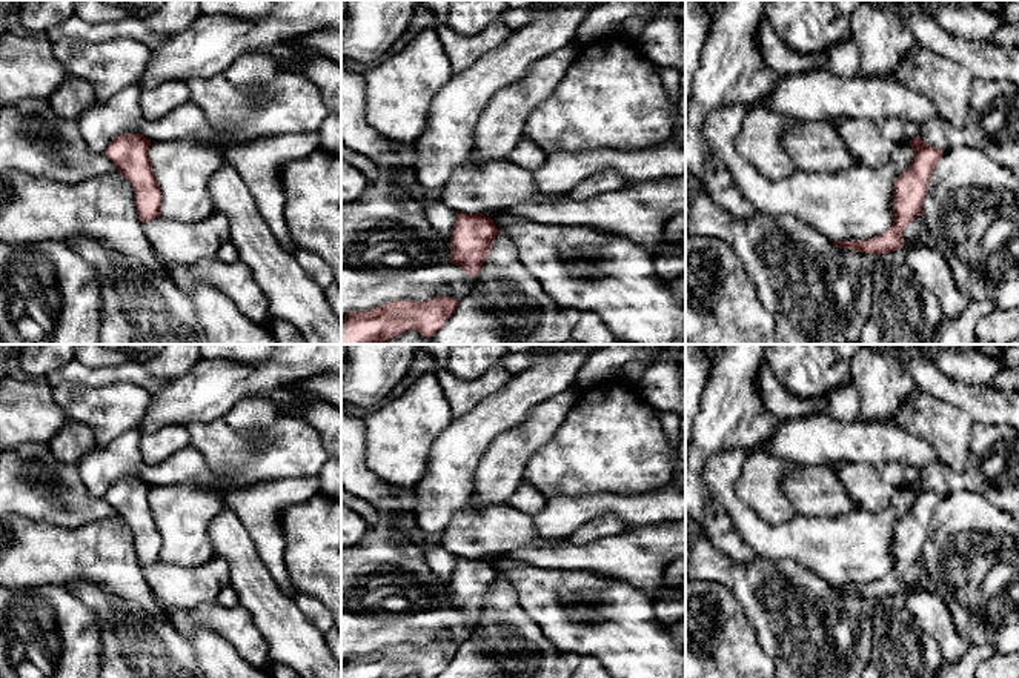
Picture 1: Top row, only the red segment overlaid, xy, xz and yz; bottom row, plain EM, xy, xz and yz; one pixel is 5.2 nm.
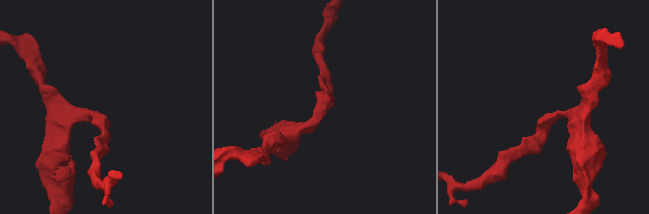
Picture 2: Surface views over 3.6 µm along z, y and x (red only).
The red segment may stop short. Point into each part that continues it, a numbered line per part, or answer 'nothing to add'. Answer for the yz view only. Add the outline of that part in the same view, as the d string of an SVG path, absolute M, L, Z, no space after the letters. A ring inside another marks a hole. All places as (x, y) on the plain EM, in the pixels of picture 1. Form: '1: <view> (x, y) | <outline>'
nothing to add

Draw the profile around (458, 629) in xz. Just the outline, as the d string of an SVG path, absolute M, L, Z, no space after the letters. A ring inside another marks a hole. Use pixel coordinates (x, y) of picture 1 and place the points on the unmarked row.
M341 604L341 660L398 644L426 646L432 641L450 641L460 647L476 635L480 626L481 615L469 621L452 607L392 612Z

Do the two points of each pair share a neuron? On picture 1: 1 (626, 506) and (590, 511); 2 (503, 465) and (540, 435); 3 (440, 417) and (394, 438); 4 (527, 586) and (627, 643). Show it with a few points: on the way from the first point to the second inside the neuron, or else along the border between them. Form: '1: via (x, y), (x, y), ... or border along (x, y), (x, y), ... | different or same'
1: via (617, 506), (600, 506) | same
2: via (512, 455), (531, 437) | same
3: via (429, 417), (417, 417), (404, 429) | same
4: via (552, 611), (567, 626), (603, 632) | same

